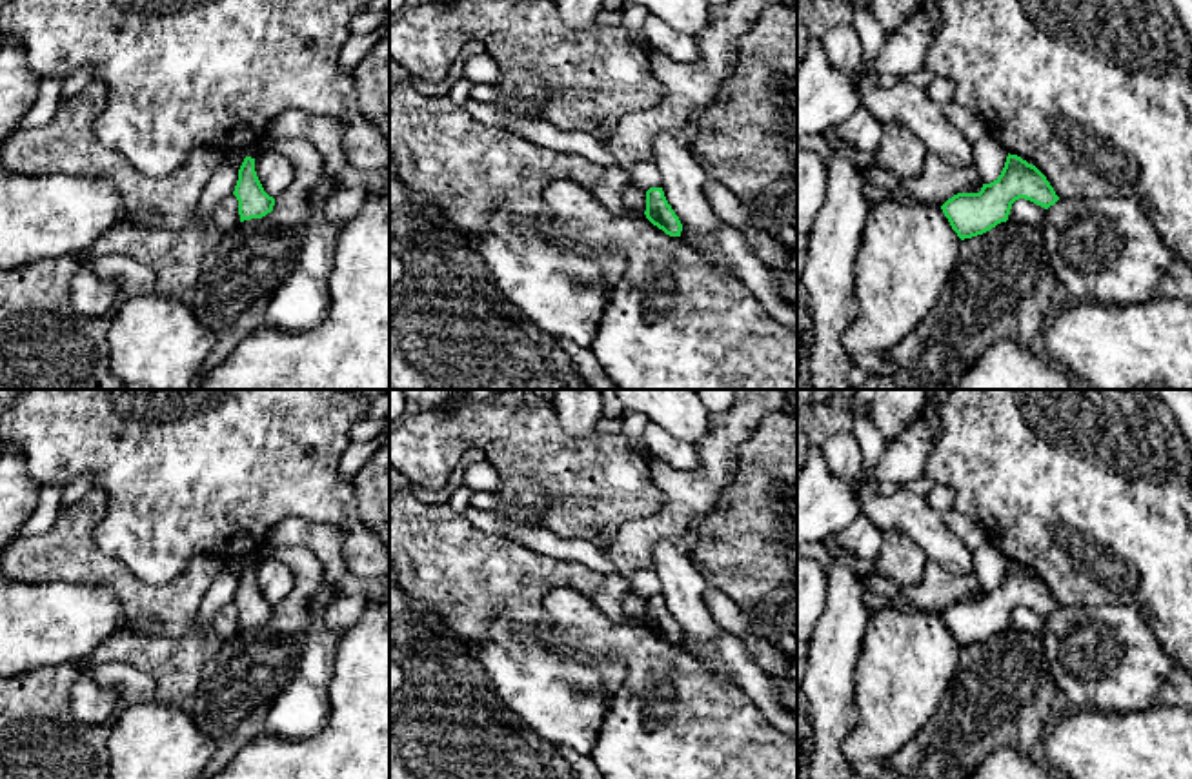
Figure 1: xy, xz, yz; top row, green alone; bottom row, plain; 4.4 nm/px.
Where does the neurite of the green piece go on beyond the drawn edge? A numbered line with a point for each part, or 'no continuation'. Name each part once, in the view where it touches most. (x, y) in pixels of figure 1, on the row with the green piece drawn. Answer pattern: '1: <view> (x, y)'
no continuation

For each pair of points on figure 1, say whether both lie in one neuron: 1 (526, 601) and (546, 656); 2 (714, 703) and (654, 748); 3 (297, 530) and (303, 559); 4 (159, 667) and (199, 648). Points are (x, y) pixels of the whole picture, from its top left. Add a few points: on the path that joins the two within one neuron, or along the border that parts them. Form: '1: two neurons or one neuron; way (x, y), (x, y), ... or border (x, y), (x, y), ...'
1: two neurons; border (494, 616), (505, 616), (517, 630), (539, 625)
2: one neuron; way (699, 718), (668, 747)
3: two neurons; border (273, 550), (308, 548), (321, 565), (324, 583)
4: one neuron; way (168, 667), (181, 667), (190, 657)

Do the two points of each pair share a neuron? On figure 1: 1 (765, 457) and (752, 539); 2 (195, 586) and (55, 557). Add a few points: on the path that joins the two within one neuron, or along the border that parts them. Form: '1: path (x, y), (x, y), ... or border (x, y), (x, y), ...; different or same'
1: path (754, 477), (752, 519); same
2: path (161, 596), (135, 596), (113, 574), (90, 566); same

